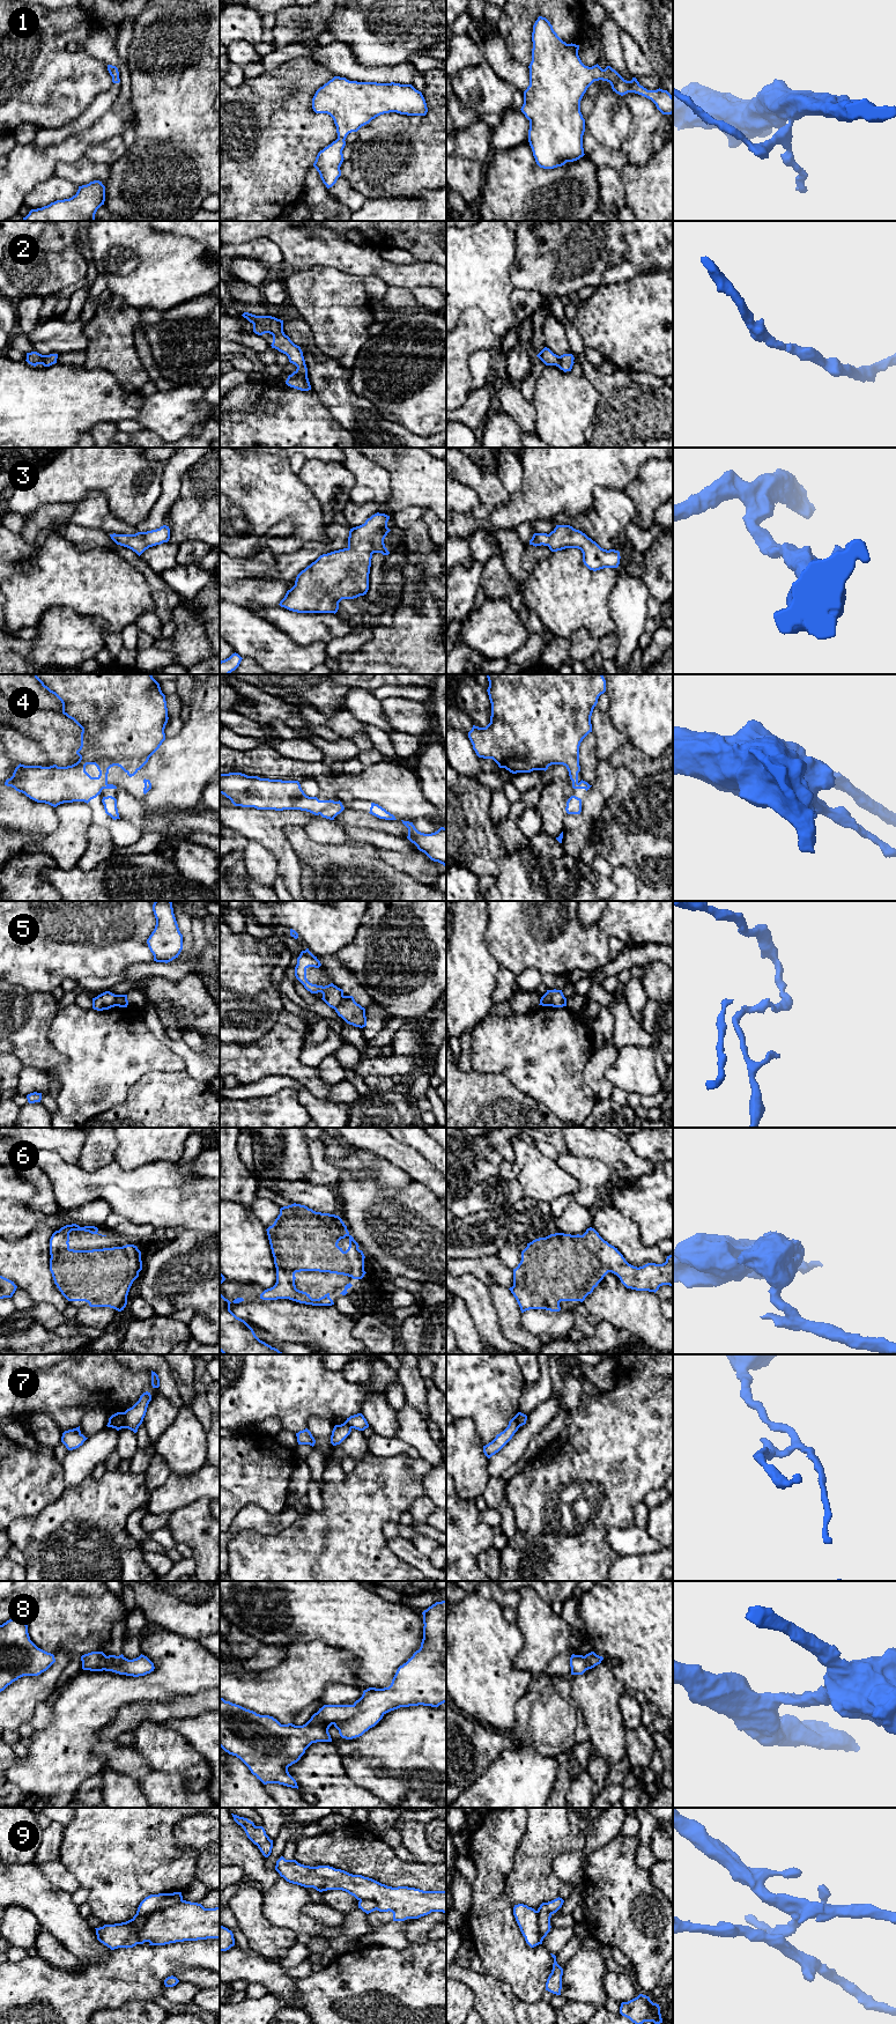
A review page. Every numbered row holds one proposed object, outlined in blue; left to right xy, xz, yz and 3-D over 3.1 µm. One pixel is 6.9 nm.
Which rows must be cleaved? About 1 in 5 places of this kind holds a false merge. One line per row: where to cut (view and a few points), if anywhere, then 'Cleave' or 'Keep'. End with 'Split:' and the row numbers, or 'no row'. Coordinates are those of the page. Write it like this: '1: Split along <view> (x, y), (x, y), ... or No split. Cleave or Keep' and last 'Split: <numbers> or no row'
1: No split. Keep
2: No split. Keep
3: No split. Keep
4: Split along xz (334, 802), (319, 813). Cleave
5: Split along xz (343, 996), (334, 1009). Cleave
6: No split. Keep
7: Split along xy (124, 1412), (124, 1423), (119, 1428). Cleave
8: No split. Keep
9: Split along xy (182, 1899), (152, 1912), (139, 1927), (133, 1926). Cleave
Split: 4, 5, 7, 9

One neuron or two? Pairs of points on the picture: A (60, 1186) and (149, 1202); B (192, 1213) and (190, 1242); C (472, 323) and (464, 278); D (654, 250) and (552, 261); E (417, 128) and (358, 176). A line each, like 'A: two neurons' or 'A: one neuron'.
A: two neurons
B: two neurons
C: two neurons
D: one neuron
E: one neuron

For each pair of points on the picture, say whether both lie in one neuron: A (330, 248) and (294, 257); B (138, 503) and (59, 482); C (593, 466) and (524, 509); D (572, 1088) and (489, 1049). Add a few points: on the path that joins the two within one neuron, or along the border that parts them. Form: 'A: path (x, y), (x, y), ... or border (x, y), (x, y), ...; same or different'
A: path (320, 248), (303, 248); same
B: path (118, 484), (116, 481), (79, 481); same
C: path (576, 466), (570, 466), (541, 495); same
D: path (552, 1071), (530, 1049), (510, 1049); same

